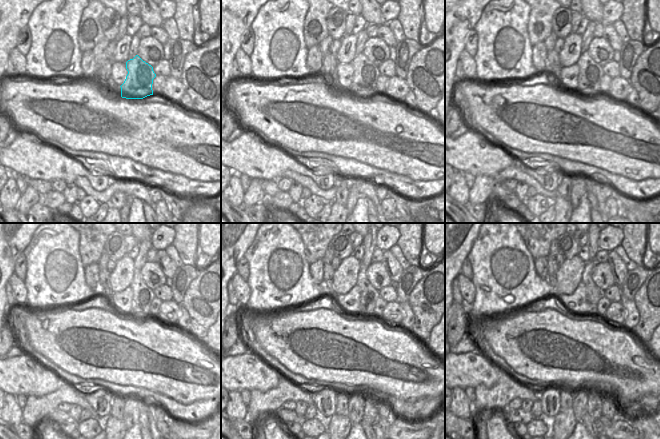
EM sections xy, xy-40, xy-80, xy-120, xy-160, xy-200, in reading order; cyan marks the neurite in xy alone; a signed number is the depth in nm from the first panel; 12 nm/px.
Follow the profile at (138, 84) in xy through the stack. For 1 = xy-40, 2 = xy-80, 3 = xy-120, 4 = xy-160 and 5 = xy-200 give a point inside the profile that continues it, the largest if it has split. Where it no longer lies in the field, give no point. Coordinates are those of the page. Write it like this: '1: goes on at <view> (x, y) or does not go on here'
1: goes on at xy-40 (365, 75)
2: goes on at xy-80 (590, 74)
3: goes on at xy-120 (142, 295)
4: goes on at xy-160 (369, 295)
5: goes on at xy-200 (593, 294)

